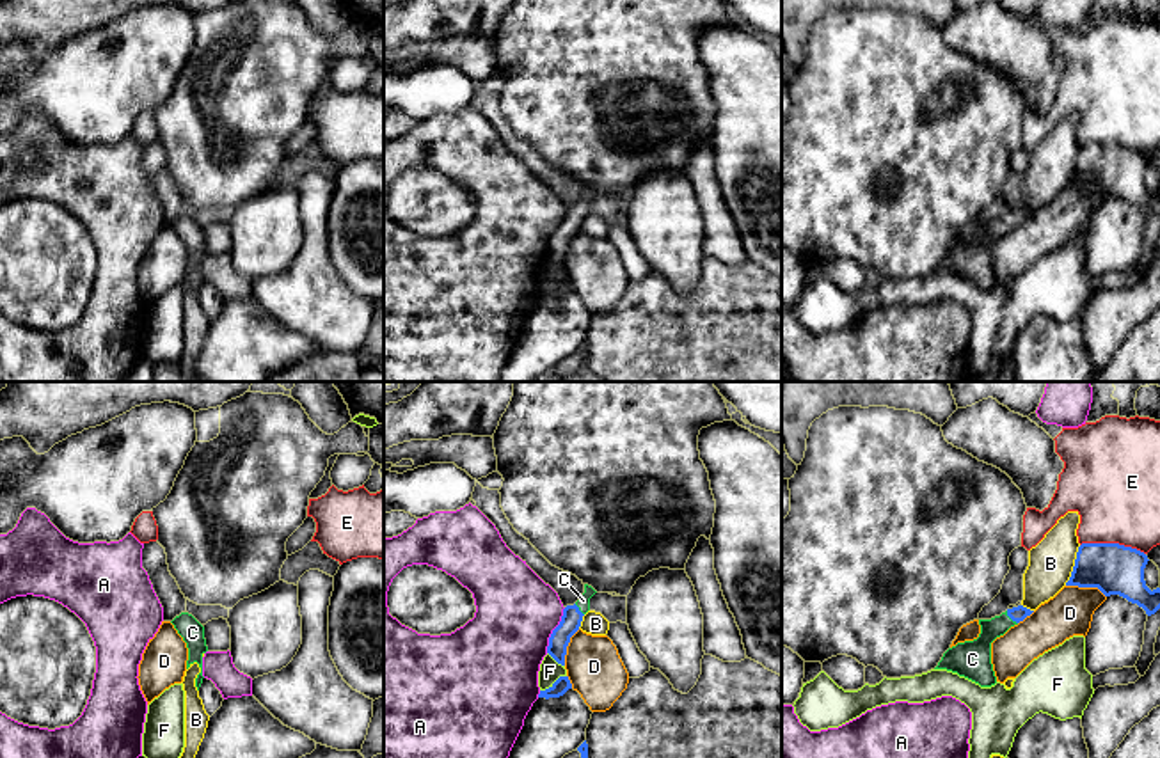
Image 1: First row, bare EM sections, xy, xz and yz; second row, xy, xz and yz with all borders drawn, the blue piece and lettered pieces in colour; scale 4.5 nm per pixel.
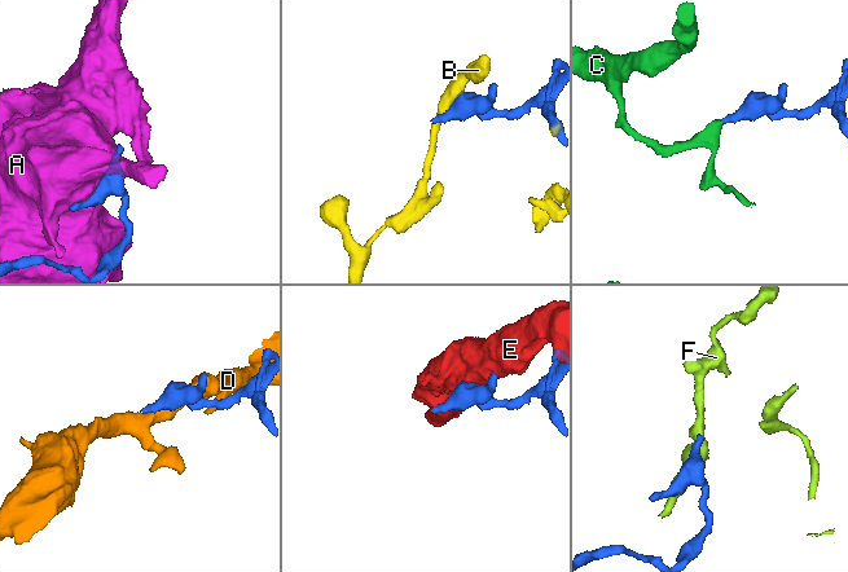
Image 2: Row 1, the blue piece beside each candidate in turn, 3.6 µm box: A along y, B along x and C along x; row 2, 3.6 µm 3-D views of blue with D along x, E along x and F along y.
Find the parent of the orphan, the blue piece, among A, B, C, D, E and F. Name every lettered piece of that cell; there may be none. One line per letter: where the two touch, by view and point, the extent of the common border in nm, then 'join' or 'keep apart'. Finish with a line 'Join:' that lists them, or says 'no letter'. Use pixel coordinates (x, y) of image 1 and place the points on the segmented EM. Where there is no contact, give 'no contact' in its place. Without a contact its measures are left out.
A: contact xz (553, 631); length 220 nm; keep apart
B: contact yz (1075, 565); length 200 nm; keep apart
C: contact yz (1011, 618); length 80 nm; join
D: contact yz (1086, 586); length 190 nm; keep apart
E: contact yz (1112, 544); length 300 nm; keep apart
F: contact xz (555, 682); length 140 nm; keep apart
Join: C

